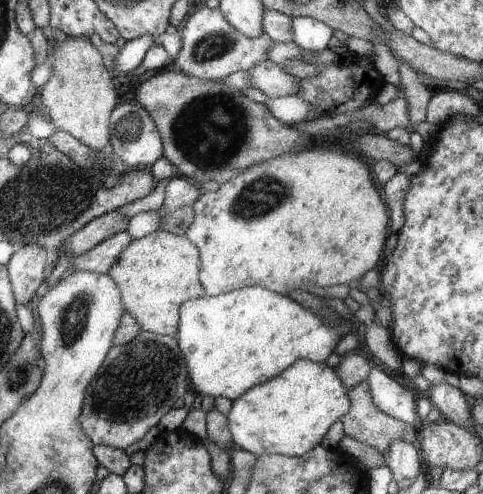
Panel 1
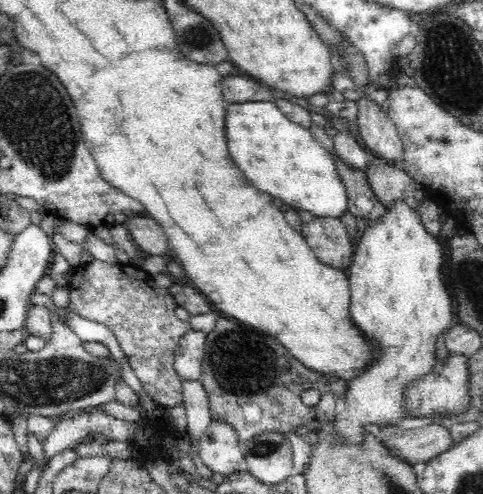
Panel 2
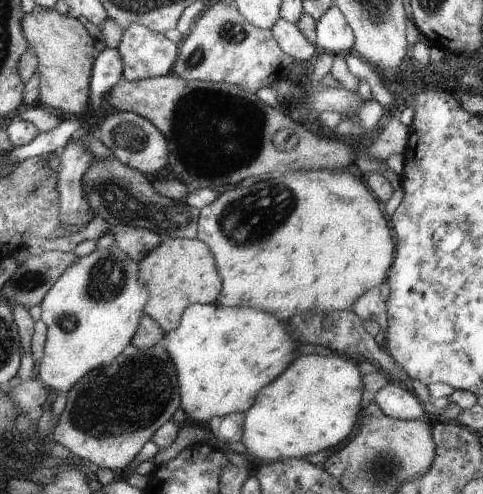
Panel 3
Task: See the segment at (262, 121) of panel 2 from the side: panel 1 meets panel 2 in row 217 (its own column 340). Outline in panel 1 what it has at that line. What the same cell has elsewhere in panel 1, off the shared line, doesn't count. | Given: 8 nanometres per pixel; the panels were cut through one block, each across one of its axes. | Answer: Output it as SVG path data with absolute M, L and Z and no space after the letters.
M245 286L245 288L231 290L227 294L219 294L213 298L201 296L201 298L189 300L181 304L179 318L181 318L181 324L173 338L179 342L181 354L185 356L185 362L189 364L189 378L193 380L191 382L193 392L197 396L207 394L215 400L227 398L231 402L241 398L241 394L245 394L253 386L261 386L269 382L271 378L277 378L277 374L293 366L293 362L307 360L313 364L323 364L323 360L329 354L333 354L333 348L339 342L339 338L343 338L351 330L351 324L343 318L337 318L335 324L327 324L313 310L261 286Z

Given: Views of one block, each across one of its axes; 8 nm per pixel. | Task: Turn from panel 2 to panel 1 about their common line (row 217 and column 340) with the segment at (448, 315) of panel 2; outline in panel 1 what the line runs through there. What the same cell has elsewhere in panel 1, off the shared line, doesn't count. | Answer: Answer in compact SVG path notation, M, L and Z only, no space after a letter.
M307 360L293 362L287 370L271 378L261 386L253 386L241 398L231 402L227 416L227 428L231 444L255 456L279 454L289 458L305 456L319 444L327 428L349 412L349 396L343 388L337 372L325 364L313 364Z

